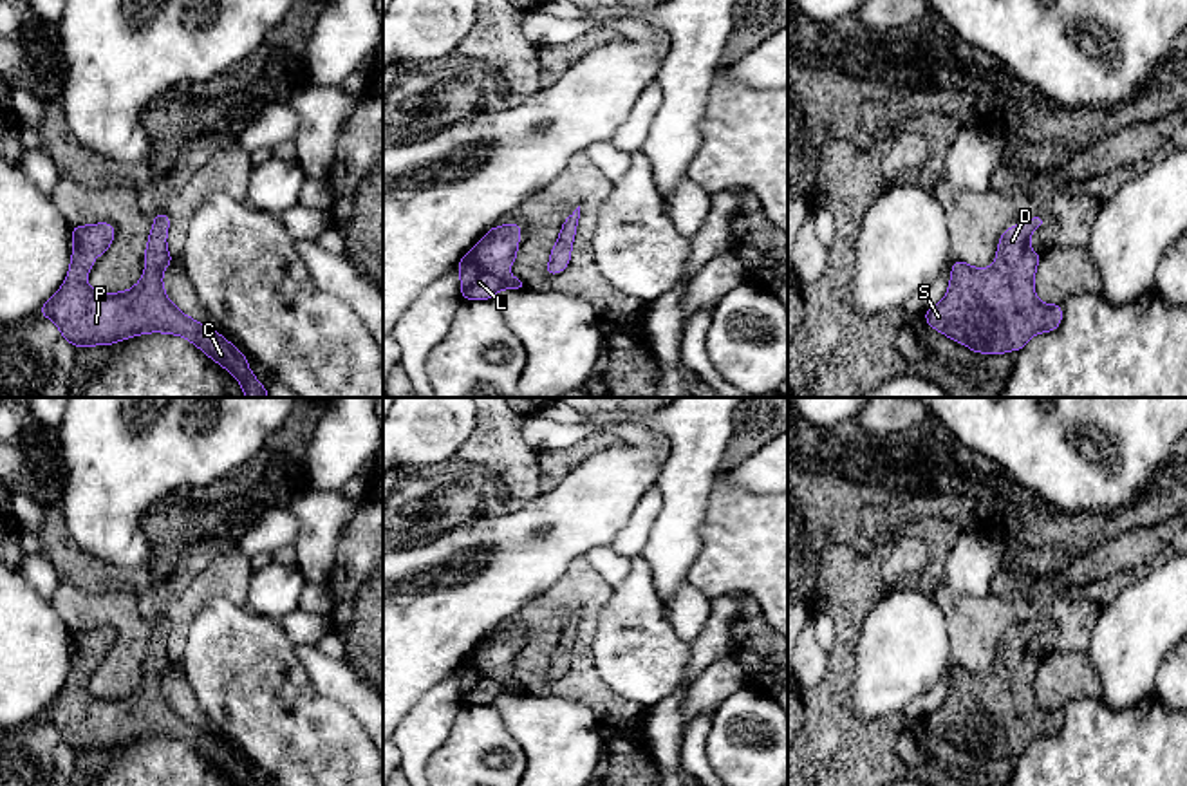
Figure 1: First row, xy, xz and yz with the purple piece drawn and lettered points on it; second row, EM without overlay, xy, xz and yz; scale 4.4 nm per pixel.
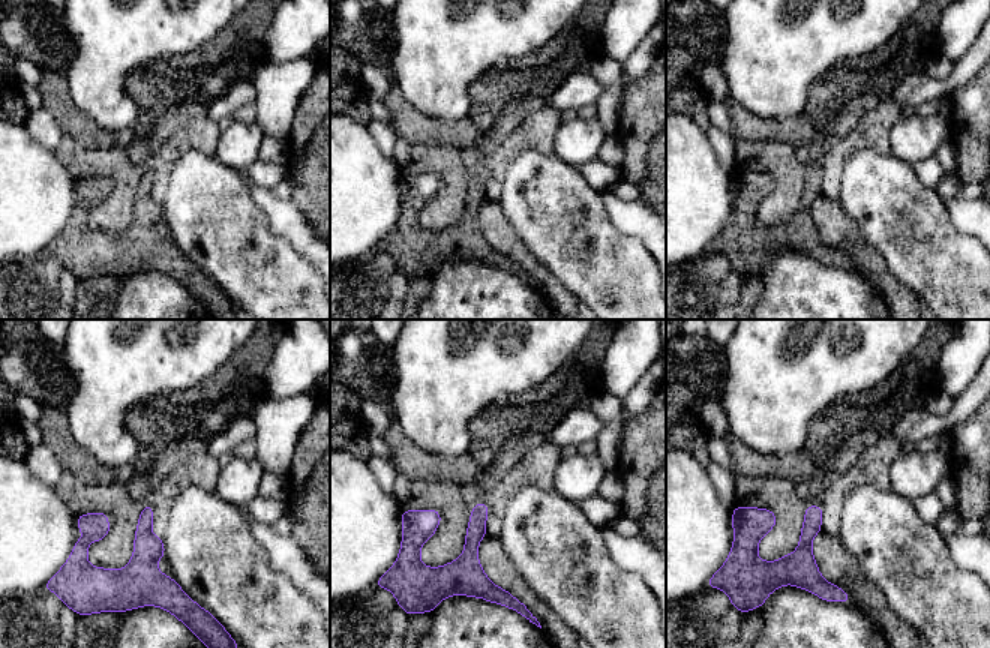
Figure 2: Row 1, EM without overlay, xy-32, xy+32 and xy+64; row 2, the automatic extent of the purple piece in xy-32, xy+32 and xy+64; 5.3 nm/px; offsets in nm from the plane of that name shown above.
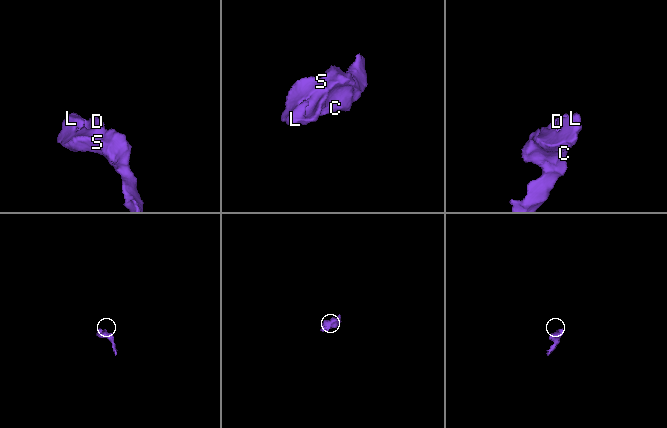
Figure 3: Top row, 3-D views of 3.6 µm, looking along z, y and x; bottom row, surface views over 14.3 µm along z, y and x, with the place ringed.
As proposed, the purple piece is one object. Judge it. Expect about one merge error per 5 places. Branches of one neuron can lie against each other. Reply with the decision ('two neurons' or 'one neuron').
one neuron

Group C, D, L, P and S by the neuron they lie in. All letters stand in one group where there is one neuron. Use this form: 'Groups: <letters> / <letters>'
Groups: C D L P S

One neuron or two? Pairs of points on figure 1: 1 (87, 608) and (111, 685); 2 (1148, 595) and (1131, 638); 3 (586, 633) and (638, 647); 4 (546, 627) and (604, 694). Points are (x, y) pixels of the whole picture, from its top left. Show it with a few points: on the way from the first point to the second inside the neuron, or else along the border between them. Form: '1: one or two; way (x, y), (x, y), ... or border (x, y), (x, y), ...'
1: one; way (109, 617), (123, 631), (123, 664)
2: one; way (1148, 606), (1148, 617), (1139, 627)
3: two; border (611, 595), (593, 640), (600, 676)
4: one; way (539, 656), (539, 678), (548, 687), (575, 687)

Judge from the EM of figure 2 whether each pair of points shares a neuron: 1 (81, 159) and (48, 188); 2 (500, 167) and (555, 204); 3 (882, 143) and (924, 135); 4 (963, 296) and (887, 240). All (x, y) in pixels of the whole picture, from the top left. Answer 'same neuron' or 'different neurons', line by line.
1: different neurons
2: different neurons
3: different neurons
4: same neuron

